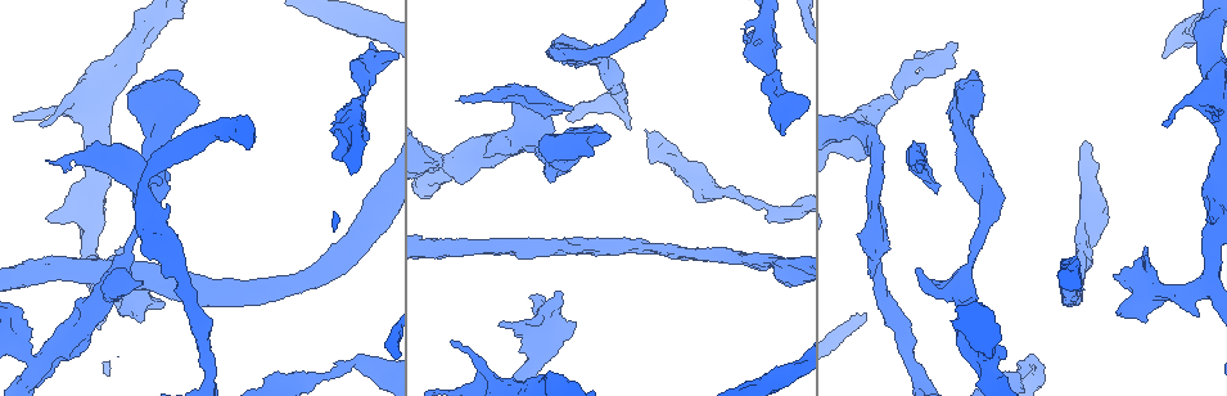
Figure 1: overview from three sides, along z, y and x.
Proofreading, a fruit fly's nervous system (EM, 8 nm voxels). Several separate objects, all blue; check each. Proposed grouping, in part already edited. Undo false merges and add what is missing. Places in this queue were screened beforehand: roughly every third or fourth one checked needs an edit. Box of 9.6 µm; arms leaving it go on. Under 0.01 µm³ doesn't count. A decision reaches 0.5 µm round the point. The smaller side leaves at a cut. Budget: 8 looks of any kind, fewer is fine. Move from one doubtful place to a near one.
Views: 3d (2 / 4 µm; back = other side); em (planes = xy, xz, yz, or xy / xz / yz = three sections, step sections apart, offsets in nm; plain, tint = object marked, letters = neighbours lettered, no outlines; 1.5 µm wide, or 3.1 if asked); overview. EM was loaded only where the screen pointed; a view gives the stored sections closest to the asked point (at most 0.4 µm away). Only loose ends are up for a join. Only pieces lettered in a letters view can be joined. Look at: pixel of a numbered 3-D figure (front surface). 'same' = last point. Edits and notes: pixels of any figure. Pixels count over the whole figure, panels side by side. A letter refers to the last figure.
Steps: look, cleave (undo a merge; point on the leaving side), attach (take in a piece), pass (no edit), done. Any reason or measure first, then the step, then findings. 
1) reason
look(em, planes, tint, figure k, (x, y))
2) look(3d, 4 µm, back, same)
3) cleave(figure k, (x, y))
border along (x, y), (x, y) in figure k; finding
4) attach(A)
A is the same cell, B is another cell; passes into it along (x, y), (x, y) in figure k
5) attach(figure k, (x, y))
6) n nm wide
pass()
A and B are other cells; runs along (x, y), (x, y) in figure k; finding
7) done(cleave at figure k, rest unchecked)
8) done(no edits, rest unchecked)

abrupt turn
look(em, planes, letters, figure 1, (981, 361))

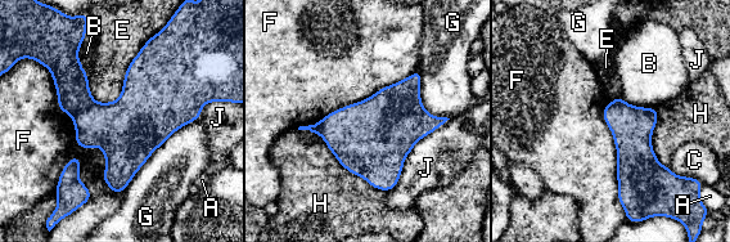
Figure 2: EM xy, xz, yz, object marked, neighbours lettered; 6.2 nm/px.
400 nm wide
cleave(figure 2, (71, 81))
A, B, C, E, F, G, H and J are other cells; border along (94, 101), (72, 116) in figure 2; a second neuron is stuck on

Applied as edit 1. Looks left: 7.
thin end
look(em, xz, step 4, letters, figure 1, (46, 160))

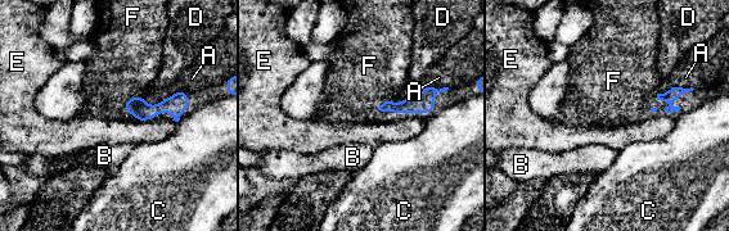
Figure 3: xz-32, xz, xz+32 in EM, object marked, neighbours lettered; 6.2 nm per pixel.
look(em, planes, letters, same)

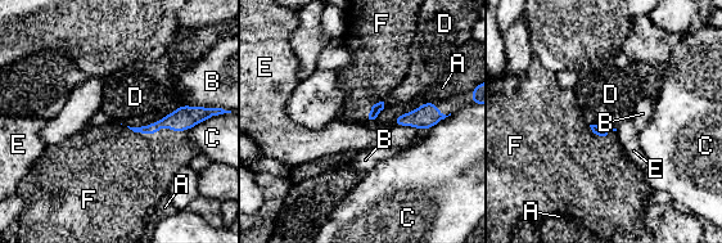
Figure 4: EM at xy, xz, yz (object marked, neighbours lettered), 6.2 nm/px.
attach(F)
F is the same cell, A, B, C, D and E are other cells; passes into it along (185, 117), (158, 130), (141, 166) in figure 4; it goes on there

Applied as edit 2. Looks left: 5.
branch stops here
look(em, planes, letters, figure 1, (141, 284))

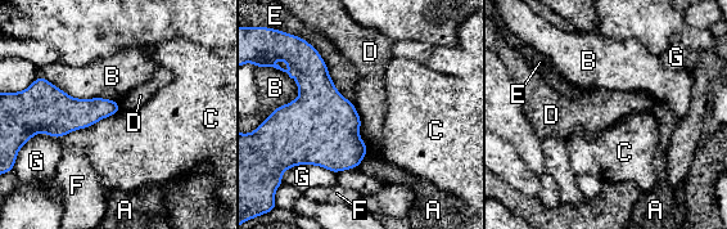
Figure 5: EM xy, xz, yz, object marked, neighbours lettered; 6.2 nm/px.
B touches over 500 nm
pass()
A, B, C, D, E, F and G are other cells; border along (352, 103), (361, 125) in figure 5; no lettered piece goes on from it

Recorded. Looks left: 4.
done(cleave at figure 2, attach at figure 4, rest unchecked)

